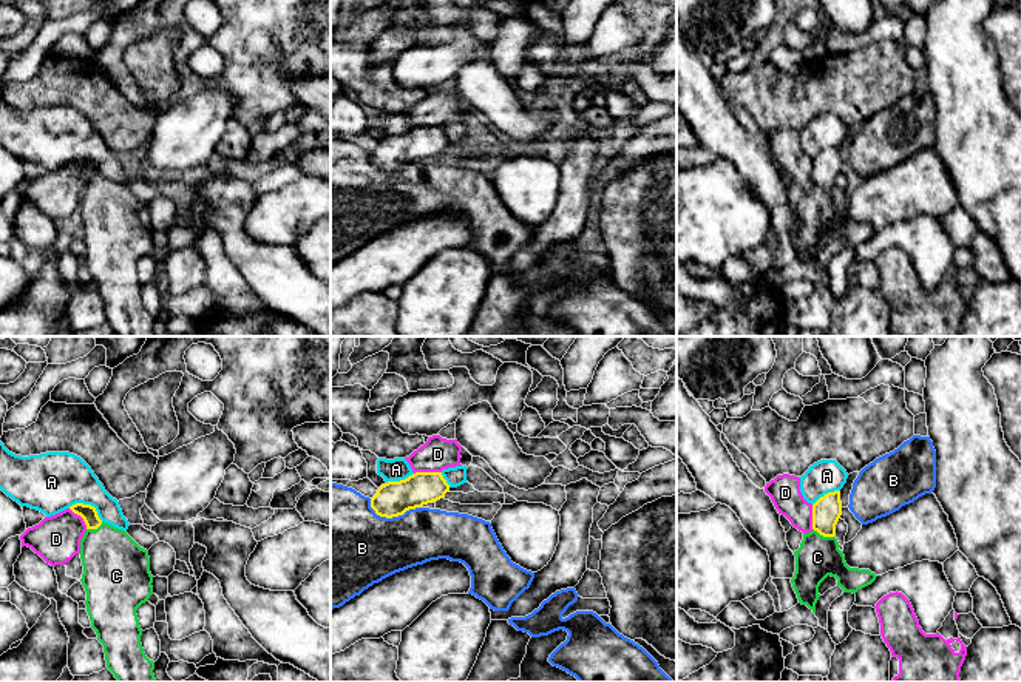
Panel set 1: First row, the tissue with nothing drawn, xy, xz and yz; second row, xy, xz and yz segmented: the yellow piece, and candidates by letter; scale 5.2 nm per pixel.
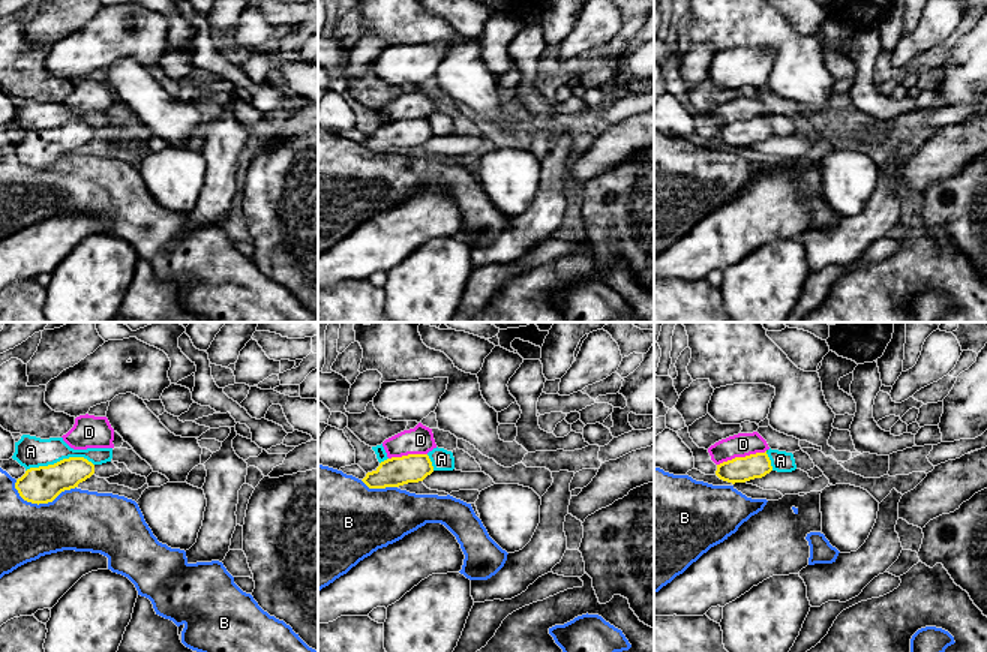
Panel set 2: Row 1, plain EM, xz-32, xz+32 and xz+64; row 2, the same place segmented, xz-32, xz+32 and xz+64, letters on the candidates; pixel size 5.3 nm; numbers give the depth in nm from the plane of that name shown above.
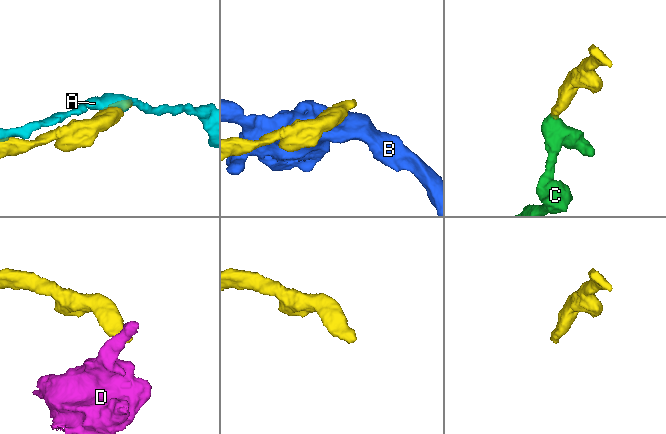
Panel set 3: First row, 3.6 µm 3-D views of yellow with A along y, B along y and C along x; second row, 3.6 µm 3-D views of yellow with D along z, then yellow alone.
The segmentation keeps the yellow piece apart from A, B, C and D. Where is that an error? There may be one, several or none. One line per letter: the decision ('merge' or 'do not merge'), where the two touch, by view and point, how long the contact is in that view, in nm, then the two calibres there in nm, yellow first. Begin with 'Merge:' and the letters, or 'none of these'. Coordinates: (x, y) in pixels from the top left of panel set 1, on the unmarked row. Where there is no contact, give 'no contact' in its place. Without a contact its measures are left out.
Merge: C
A: do not merge | xy (88, 159) | 200 nm | 90/320 nm
B: do not merge | xz (391, 172) | 280 nm | 190/420 nm
C: merge | yz (824, 190) | 120 nm | 150/220 nm
D: do not merge | xz (427, 127) | 140 nm | 190/170 nm

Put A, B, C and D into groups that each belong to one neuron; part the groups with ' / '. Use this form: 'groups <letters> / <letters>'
groups A / B / C / D

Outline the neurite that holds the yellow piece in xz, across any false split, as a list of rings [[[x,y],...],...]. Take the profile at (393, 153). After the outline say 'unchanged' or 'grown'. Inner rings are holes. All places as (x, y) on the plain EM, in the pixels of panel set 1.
[[[416,127],[400,136],[388,136],[371,153],[377,170],[392,173],[409,164],[437,156],[449,147],[449,139],[442,127]]] | unchanged

